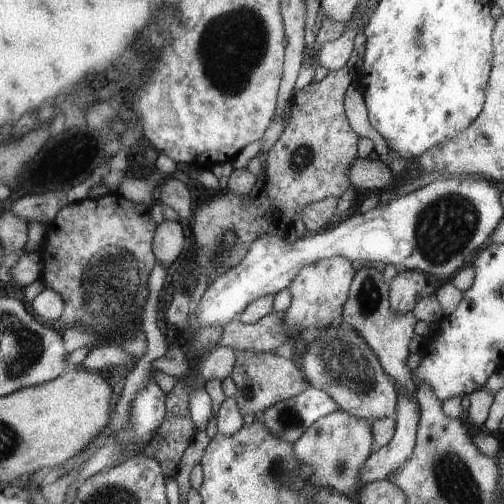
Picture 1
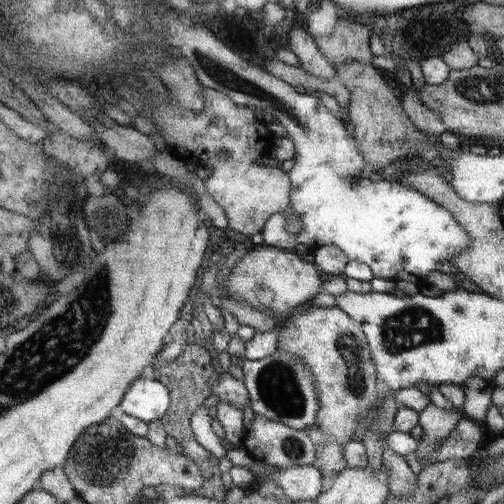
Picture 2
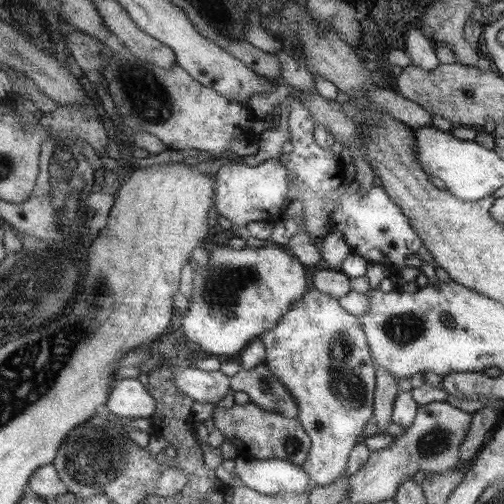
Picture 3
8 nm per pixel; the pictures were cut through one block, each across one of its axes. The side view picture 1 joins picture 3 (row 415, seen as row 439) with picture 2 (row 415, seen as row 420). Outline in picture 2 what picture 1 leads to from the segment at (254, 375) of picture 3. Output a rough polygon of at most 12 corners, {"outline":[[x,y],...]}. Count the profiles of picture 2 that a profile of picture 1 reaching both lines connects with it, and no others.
{"outline":[[289,352],[239,362],[255,416],[315,424],[309,364]]}

